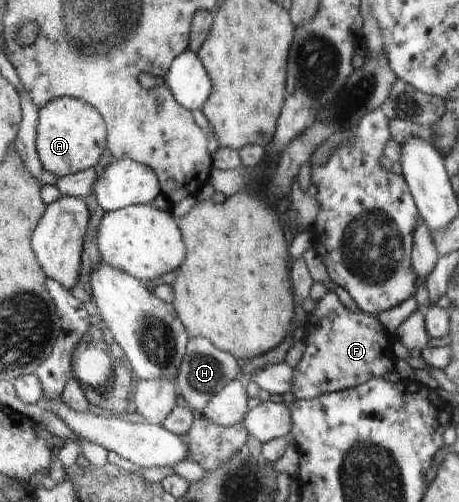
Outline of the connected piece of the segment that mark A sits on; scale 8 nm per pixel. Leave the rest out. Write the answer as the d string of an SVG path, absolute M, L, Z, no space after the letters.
M60 97L39 107L36 148L43 169L63 177L96 166L106 144L104 118L98 118L97 108L82 99Z

